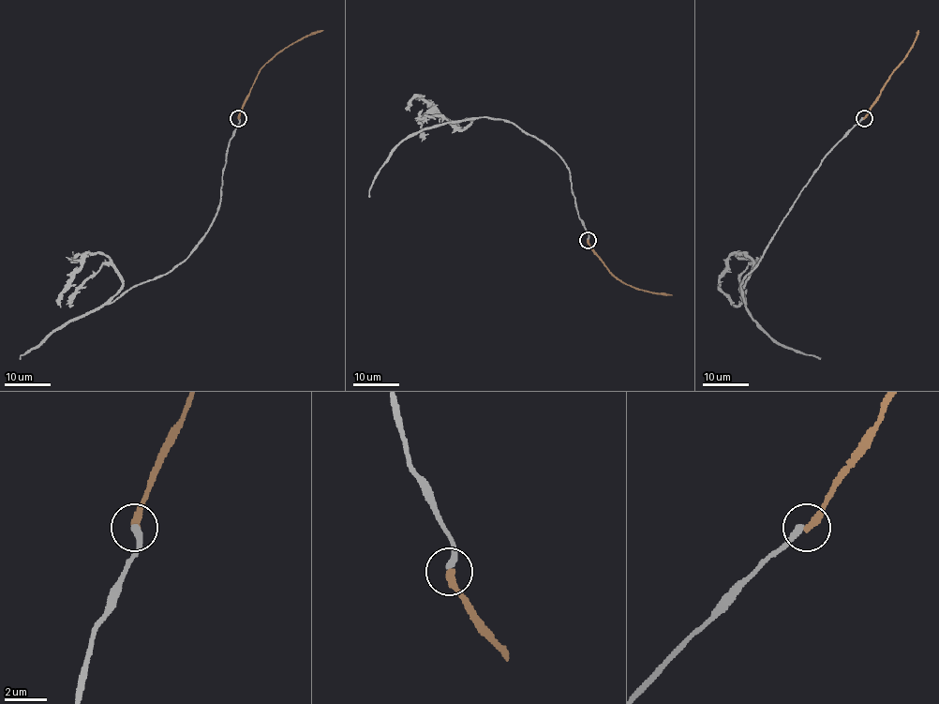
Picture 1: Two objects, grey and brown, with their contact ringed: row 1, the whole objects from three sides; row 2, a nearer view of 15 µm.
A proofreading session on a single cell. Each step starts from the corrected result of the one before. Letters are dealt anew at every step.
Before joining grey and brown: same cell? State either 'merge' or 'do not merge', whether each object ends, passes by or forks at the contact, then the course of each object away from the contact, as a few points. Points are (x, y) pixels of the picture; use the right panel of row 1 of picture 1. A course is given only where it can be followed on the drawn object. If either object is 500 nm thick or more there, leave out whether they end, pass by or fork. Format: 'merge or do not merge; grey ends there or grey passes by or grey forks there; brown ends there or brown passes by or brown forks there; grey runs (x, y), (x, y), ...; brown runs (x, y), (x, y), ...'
do not merge; grey ends there; brown ends there; grey runs (863, 118), (826, 157), (758, 263), (741, 283), (741, 293), (757, 323), (777, 342), (821, 358); brown runs (863, 118), (888, 75), (908, 53), (918, 30)

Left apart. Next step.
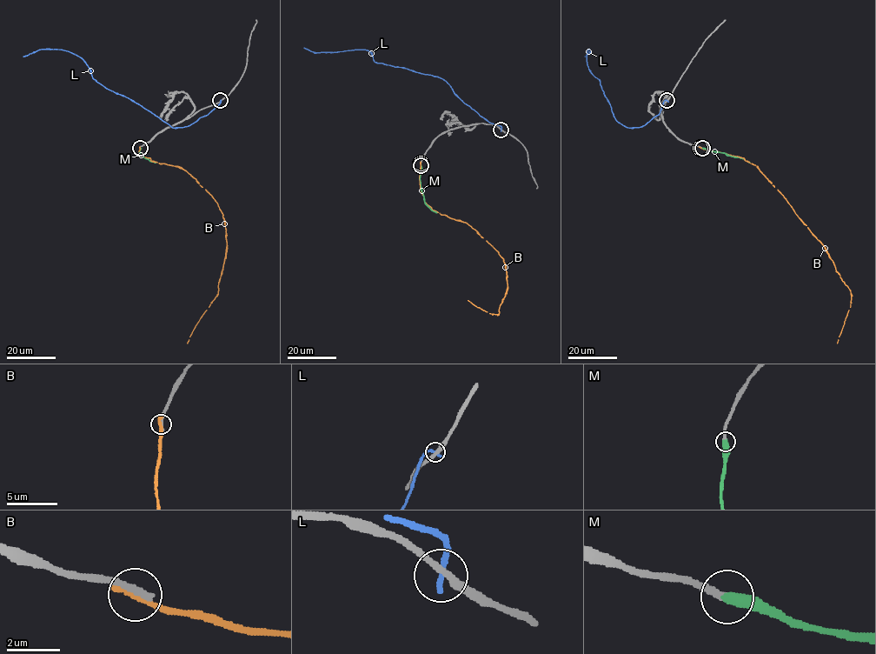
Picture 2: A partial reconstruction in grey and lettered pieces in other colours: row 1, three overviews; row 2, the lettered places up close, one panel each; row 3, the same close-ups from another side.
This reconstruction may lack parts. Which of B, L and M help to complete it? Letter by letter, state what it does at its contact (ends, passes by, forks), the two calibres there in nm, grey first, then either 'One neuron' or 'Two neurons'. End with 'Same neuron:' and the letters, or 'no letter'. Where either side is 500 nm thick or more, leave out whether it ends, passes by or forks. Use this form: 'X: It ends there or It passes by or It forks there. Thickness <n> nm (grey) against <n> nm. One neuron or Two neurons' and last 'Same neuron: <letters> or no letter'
B: It ends there. Thickness 320 nm (grey) against 320 nm. Two neurons
L: It ends there. Thickness 280 nm (grey) against 240 nm. Two neurons
M: It ends there. Thickness 280 nm (grey) against 440 nm. One neuron
Same neuron: M

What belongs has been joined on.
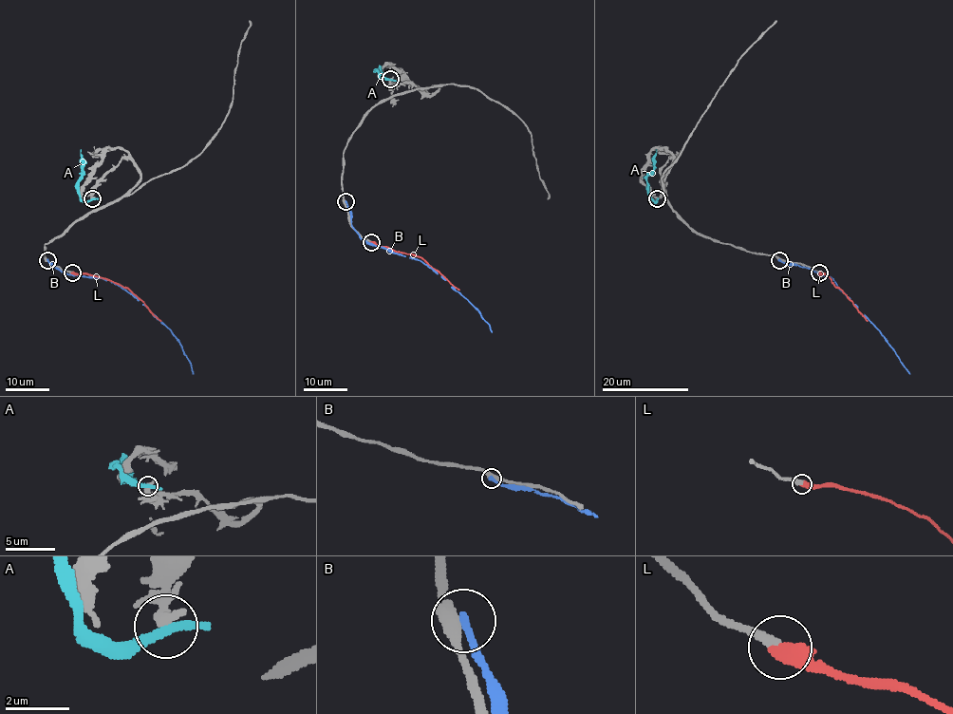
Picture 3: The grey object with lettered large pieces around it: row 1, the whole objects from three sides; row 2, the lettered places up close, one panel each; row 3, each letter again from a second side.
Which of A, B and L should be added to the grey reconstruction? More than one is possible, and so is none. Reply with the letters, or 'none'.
L

